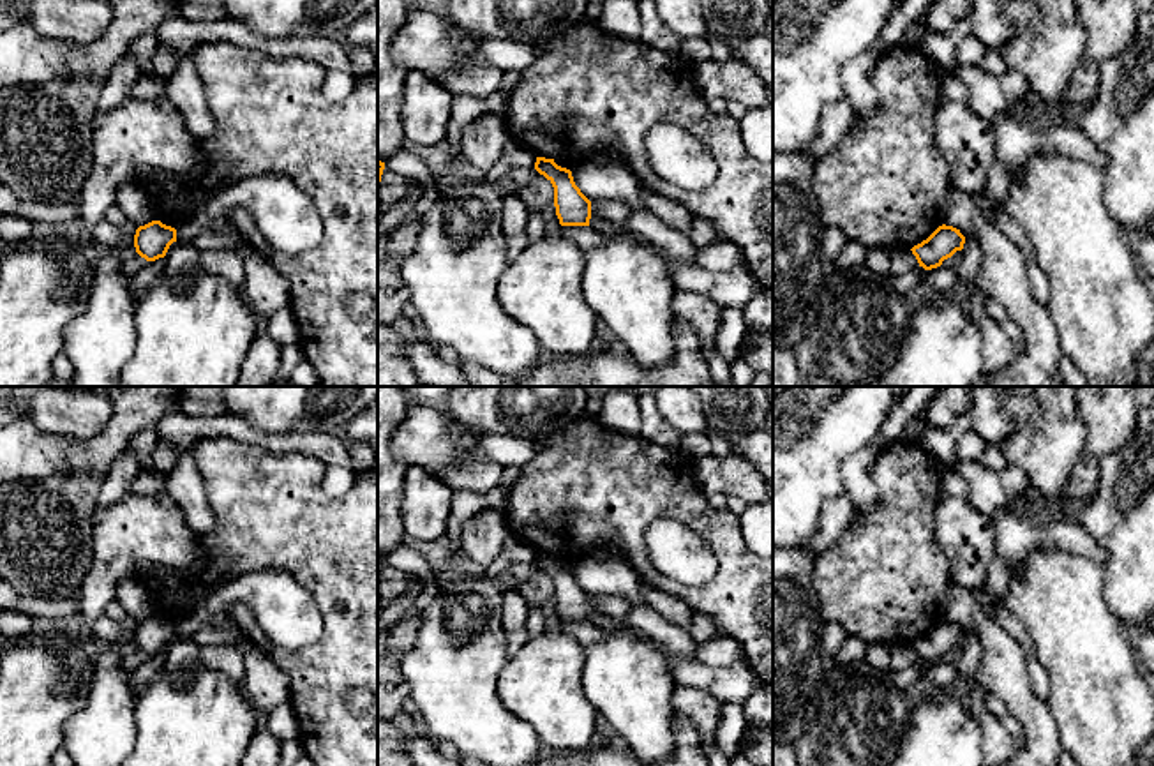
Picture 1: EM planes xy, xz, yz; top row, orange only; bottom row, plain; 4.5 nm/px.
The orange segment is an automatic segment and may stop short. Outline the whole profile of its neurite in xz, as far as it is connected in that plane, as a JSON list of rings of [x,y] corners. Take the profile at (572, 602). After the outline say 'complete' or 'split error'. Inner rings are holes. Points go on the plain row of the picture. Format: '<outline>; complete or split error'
[[[536,552],[535,565],[554,582],[554,602],[559,620],[589,621],[591,597],[575,581],[572,567],[545,552]]]; complete

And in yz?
[[[939,621],[926,635],[914,641],[910,646],[916,651],[919,662],[932,665],[942,660],[956,646],[962,646],[965,632],[953,621]]]; complete

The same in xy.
[[[161,616],[139,621],[134,630],[136,648],[146,657],[164,653],[173,637],[176,637],[176,625]]]; complete

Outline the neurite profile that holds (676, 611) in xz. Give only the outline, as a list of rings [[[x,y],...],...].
[[[641,582],[641,593],[642,593],[642,600],[648,607],[660,612],[671,623],[674,623],[685,630],[690,630],[690,621],[692,621],[693,611],[683,600],[679,600],[662,590],[656,590],[646,582]]]

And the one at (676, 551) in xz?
[[[656,519],[646,533],[651,565],[683,586],[704,586],[718,572],[709,544],[676,519]]]

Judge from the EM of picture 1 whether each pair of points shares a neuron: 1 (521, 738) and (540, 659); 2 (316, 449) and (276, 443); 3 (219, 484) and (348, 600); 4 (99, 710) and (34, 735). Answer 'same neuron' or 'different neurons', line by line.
1: different neurons
2: same neuron
3: same neuron
4: different neurons

